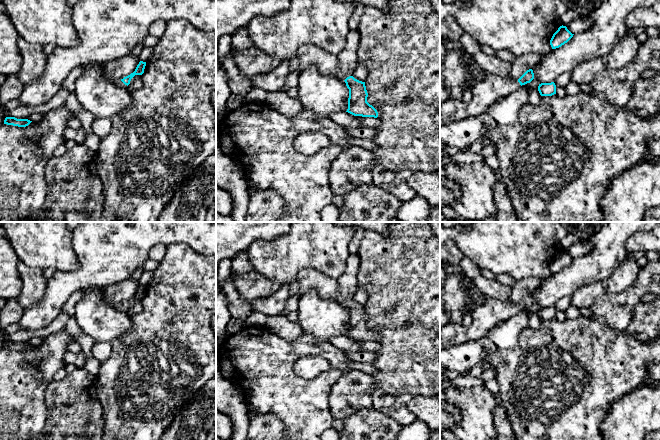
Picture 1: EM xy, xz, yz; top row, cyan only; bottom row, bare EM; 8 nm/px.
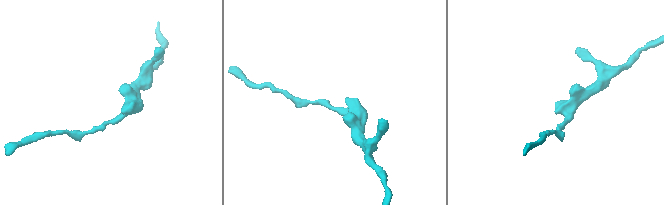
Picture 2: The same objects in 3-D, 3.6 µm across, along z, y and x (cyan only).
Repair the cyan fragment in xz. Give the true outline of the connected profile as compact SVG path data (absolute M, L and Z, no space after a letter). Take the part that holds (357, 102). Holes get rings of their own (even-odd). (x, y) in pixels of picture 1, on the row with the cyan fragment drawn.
M350 30L346 36L344 48L337 54L340 61L340 79L344 80L349 89L348 109L346 112L354 116L378 117L377 110L367 102L368 93L365 82L352 76L357 62L359 49L359 34L357 30Z

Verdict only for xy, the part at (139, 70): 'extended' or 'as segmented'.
extended

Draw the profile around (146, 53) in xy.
M144 47L140 53L140 61L147 62L154 53L154 47Z

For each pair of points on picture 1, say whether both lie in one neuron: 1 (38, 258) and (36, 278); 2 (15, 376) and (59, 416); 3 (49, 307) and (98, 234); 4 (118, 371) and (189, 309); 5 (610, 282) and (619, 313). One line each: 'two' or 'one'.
1: two
2: two
3: one
4: one
5: two

